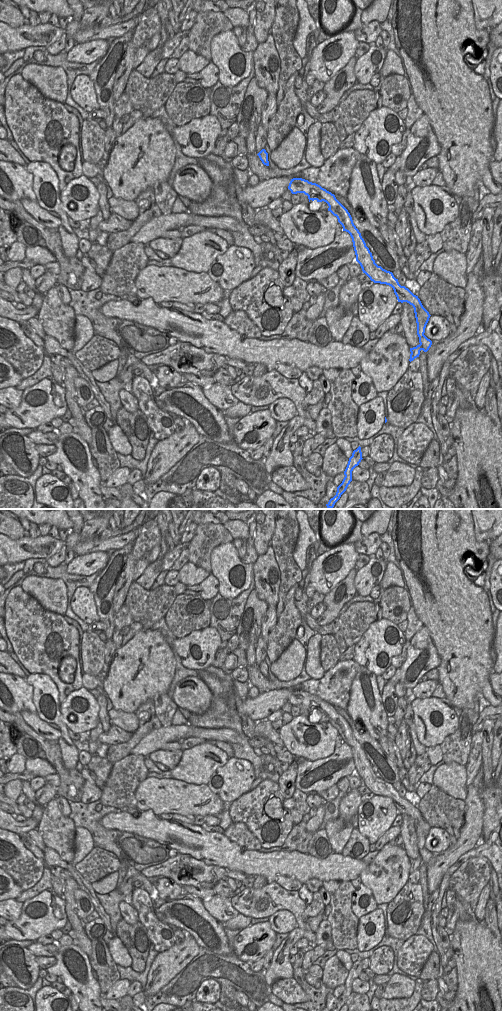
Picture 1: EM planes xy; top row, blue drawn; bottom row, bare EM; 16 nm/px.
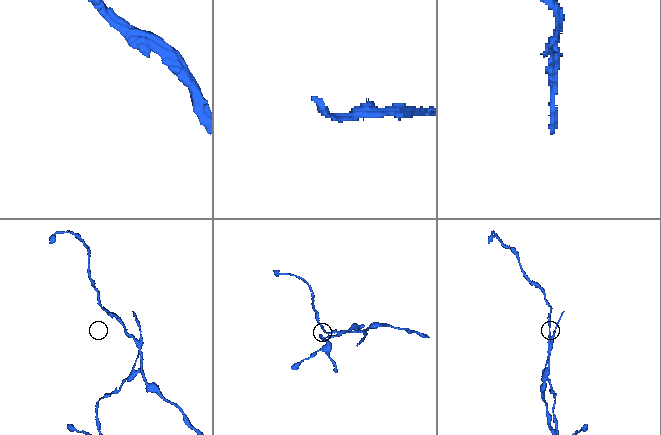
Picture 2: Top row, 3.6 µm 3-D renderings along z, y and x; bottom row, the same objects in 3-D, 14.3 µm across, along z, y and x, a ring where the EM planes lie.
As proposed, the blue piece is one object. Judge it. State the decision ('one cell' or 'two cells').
two cells

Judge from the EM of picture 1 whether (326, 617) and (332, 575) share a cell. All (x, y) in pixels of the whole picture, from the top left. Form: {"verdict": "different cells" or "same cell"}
{"verdict": "different cells"}

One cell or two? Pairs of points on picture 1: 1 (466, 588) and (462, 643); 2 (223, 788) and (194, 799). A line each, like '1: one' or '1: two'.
1: one
2: two

